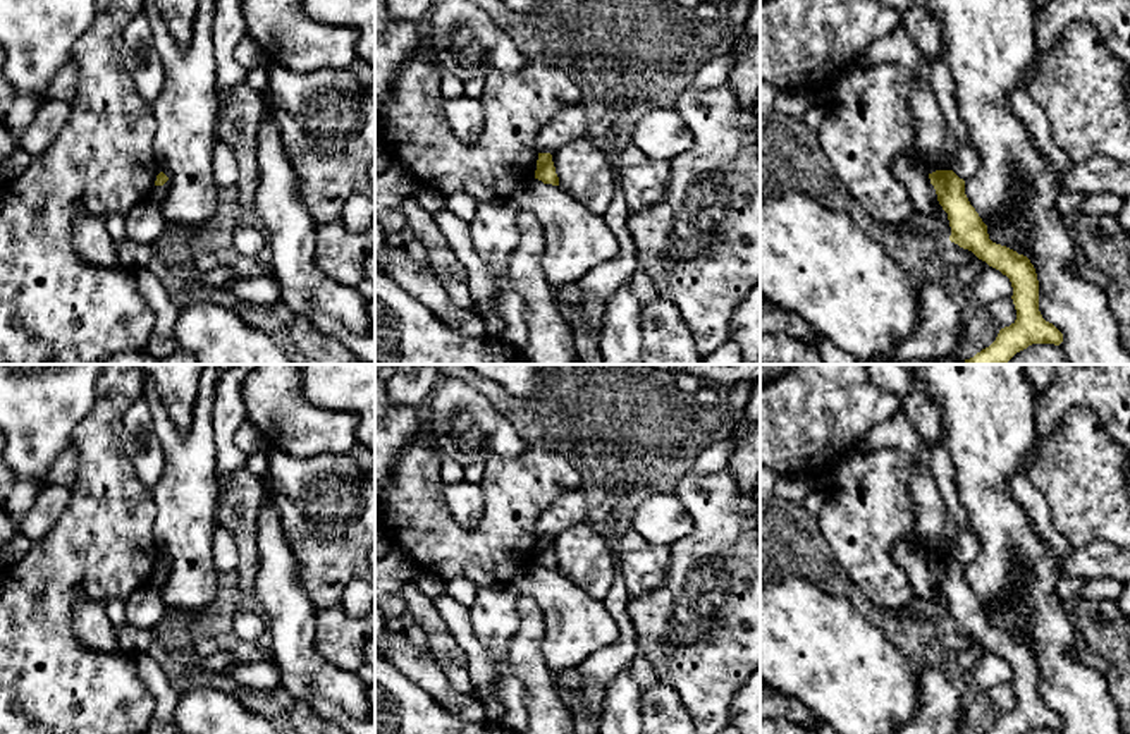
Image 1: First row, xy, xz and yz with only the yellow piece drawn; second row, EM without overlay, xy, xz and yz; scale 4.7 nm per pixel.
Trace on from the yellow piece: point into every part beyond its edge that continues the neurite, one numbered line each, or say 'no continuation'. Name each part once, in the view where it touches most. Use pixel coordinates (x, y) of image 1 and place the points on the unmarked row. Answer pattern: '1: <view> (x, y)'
no continuation

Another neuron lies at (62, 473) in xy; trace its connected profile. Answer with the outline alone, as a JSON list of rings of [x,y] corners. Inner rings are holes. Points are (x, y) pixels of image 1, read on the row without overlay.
[[[76,447],[65,449],[55,459],[55,464],[48,476],[50,483],[62,485],[62,486],[69,488],[76,478],[77,462],[79,462],[79,456],[77,456]]]

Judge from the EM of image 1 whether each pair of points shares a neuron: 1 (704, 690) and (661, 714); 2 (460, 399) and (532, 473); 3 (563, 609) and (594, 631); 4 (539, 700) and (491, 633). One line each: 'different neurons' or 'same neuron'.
1: different neurons
2: different neurons
3: same neuron
4: different neurons

